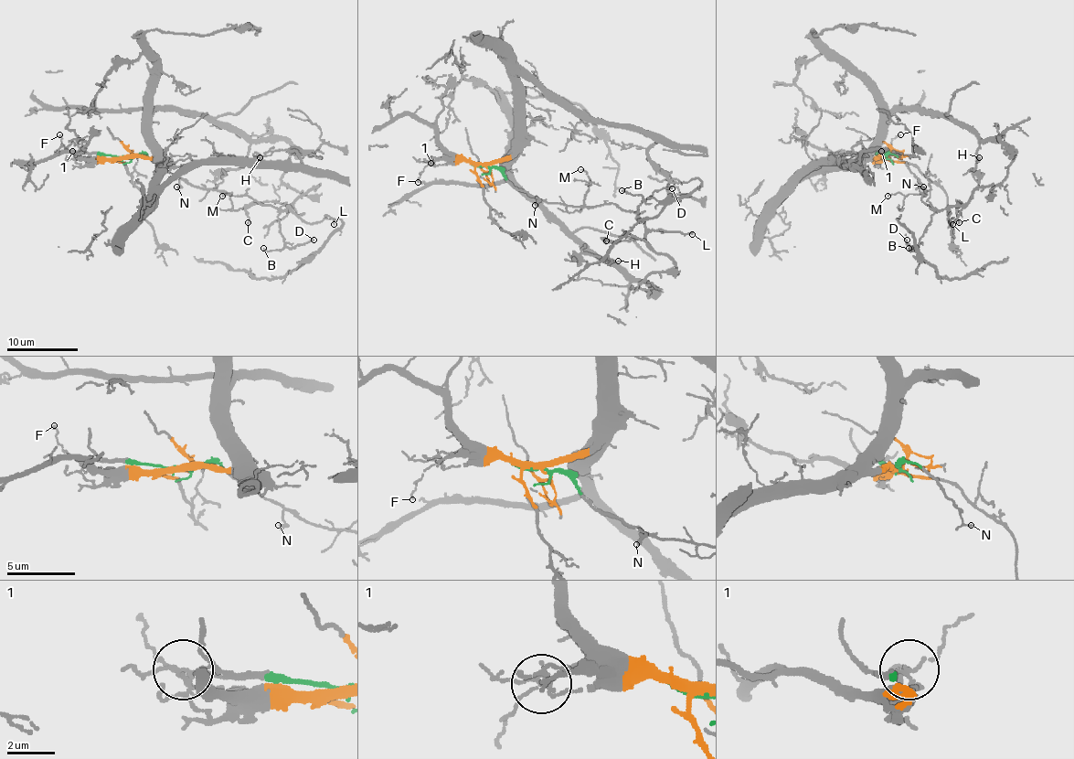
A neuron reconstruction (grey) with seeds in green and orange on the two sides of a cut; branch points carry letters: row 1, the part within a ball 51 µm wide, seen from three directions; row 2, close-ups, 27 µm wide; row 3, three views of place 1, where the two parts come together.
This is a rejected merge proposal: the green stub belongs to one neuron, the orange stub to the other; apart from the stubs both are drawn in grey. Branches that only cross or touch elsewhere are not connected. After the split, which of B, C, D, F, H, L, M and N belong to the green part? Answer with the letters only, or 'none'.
B, C, D, F, L, M, N

